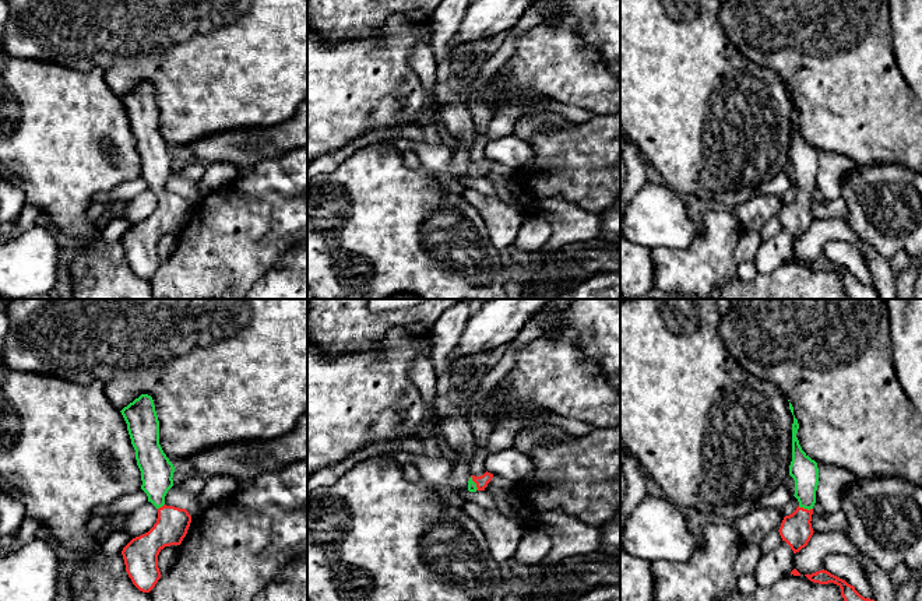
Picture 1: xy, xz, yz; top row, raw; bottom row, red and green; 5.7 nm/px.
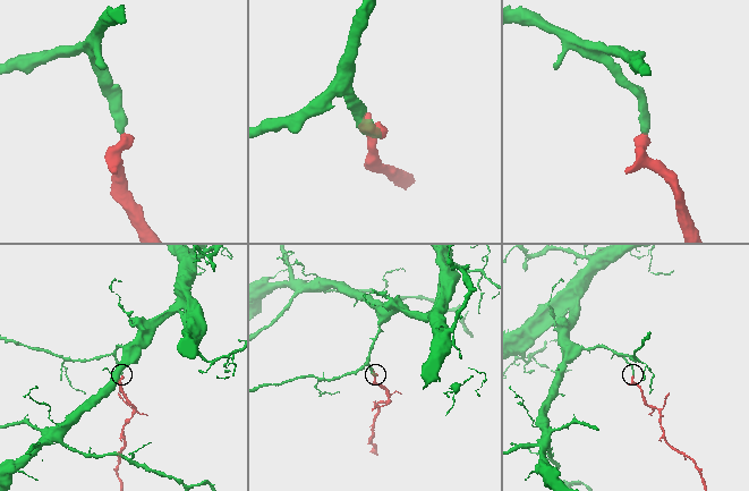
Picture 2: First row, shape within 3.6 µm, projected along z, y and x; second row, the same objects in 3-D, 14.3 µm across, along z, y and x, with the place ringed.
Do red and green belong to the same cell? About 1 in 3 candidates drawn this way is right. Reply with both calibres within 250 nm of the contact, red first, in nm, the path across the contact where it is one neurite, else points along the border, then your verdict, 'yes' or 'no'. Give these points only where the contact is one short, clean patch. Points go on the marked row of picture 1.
calibres 180 and 160 nm; way yz (795, 530), (805, 509), (803, 470); yes

